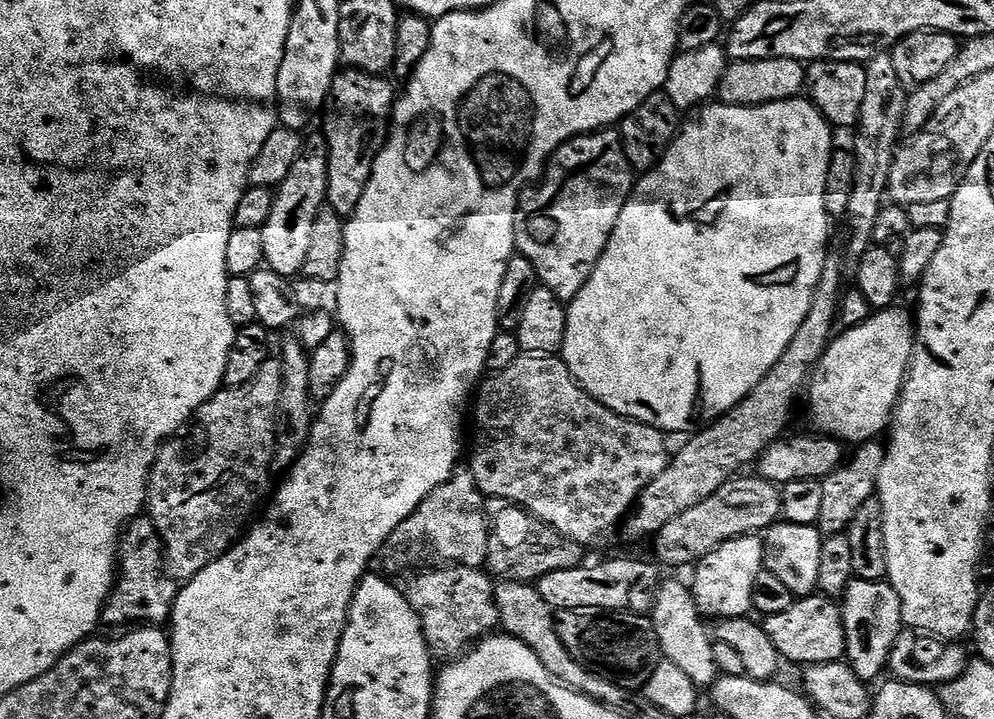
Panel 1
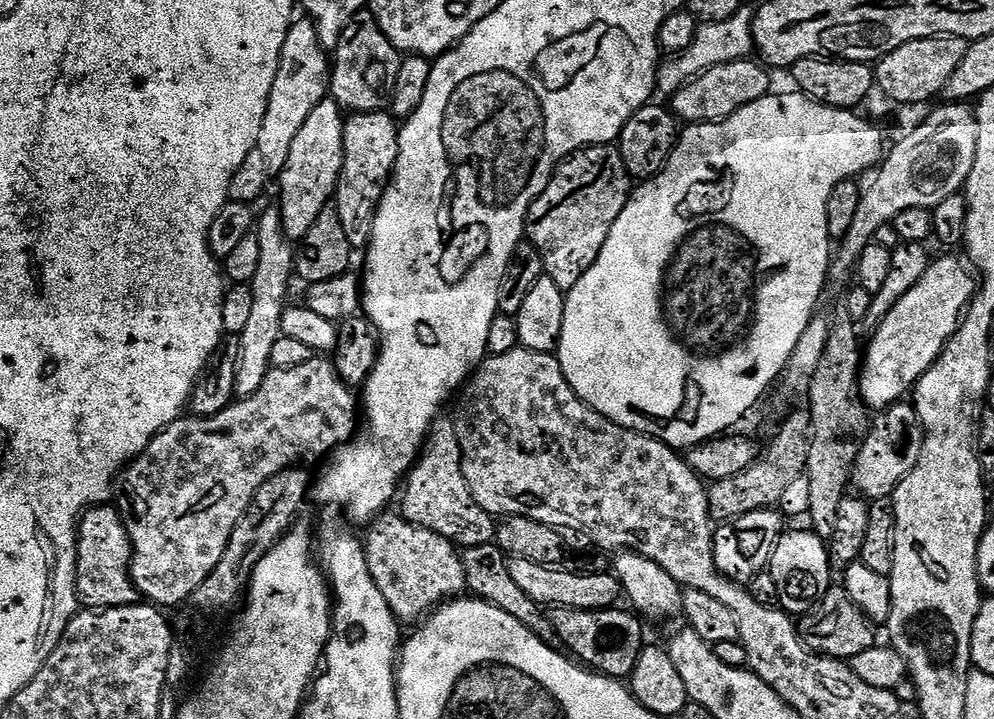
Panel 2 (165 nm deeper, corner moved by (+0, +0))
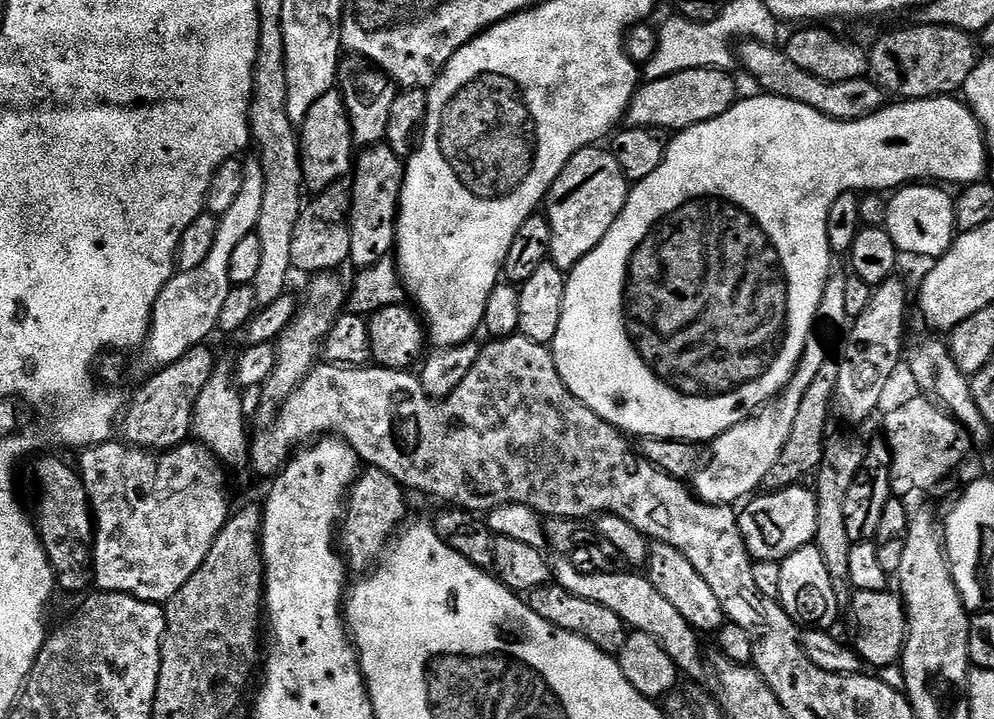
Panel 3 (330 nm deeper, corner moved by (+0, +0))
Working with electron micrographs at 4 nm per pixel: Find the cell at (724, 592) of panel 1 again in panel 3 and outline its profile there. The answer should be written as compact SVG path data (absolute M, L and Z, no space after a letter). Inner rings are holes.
M808 486L778 488L764 494L768 496L757 495L739 509L738 519L742 538L753 561L779 562L786 559L791 552L809 547L815 541L818 530L818 502L815 491L811 487L804 487Z

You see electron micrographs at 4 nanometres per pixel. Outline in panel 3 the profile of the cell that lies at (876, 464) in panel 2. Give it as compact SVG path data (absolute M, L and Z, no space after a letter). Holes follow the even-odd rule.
M919 399L908 400L884 416L883 435L892 451L892 490L900 498L942 483L967 458L968 448L973 447L968 431L954 417L931 399Z

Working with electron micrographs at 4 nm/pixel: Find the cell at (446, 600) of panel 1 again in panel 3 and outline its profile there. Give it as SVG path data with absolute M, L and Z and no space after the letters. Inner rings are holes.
M368 466L357 475L348 489L346 507L342 512L342 523L338 528L338 548L344 557L345 565L351 571L353 568L354 571L360 572L356 574L367 573L381 559L390 538L397 535L396 523L404 516L404 496L406 492L400 487L400 483L382 470Z

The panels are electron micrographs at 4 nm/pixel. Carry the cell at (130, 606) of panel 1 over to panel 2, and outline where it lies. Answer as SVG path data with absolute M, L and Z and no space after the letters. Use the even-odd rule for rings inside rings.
M105 502L87 508L79 517L76 529L76 598L85 609L117 608L123 604L141 603L140 591L132 580L132 543L130 534L115 503Z

